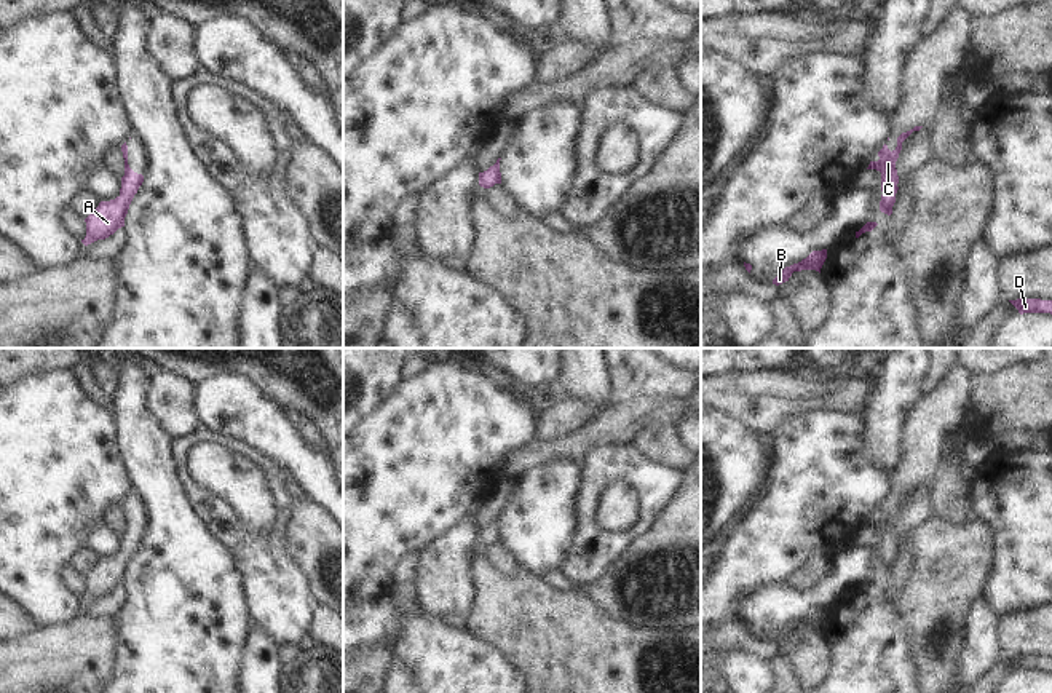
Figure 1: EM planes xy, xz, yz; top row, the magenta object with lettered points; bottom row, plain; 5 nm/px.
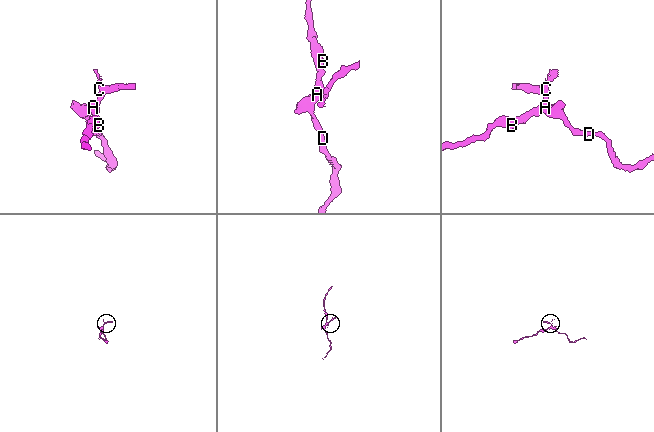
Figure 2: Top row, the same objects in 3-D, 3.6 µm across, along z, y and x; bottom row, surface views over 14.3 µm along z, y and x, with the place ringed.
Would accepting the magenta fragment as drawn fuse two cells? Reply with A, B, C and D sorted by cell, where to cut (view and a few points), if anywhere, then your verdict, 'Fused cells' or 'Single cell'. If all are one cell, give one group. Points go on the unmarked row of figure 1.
Groups: A B C D. No split. Single cell

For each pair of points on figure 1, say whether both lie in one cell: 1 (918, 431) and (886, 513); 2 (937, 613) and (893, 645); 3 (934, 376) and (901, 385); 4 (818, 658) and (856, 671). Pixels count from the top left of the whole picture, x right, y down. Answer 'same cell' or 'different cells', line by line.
1: same cell
2: different cells
3: different cells
4: different cells

